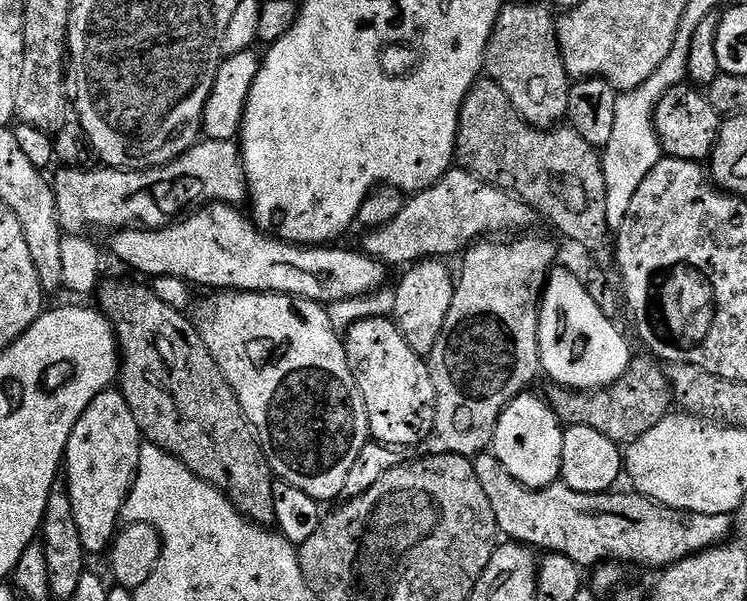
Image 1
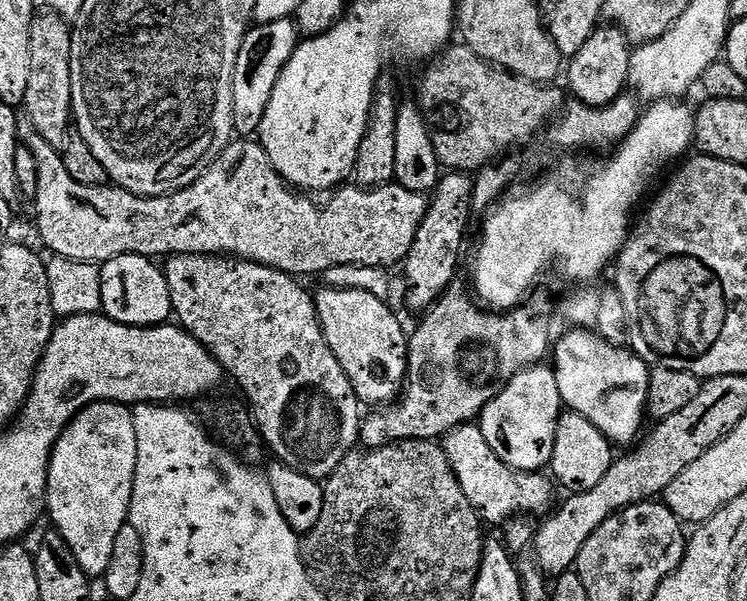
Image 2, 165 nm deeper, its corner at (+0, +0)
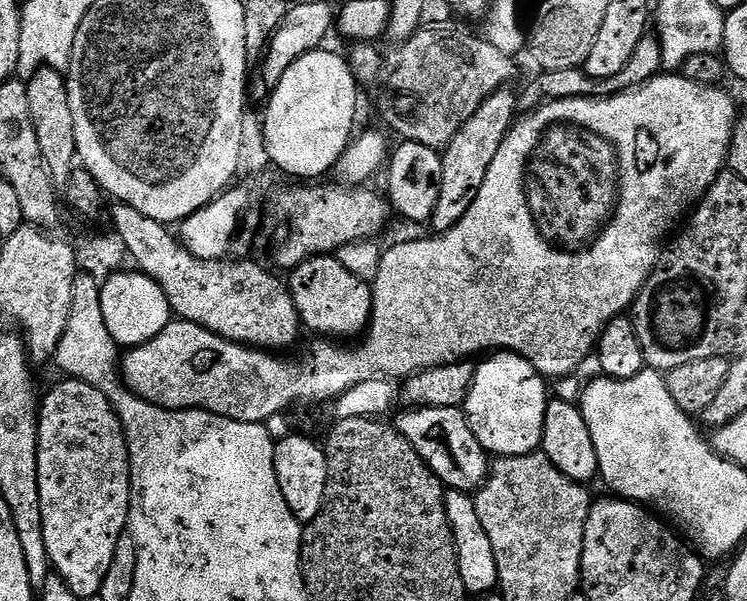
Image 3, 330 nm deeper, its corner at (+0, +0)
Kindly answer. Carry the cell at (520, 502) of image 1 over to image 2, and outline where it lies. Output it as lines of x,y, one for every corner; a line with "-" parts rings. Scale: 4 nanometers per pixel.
479,423
463,424
450,430
442,437
442,447
458,478
458,486
462,486
462,494
470,498
470,506
474,506
485,525
504,526
517,518
543,517
553,511
552,499
558,493
557,485
543,471
519,472
502,462
502,458
490,450
490,442
486,442

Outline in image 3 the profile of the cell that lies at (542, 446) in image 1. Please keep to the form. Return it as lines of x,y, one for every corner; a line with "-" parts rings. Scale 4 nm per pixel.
496,350
479,365
475,365
472,385
465,398
462,411
474,430
474,438
493,457
525,456
542,445
546,422
546,406
550,393
545,377
526,358
517,352

